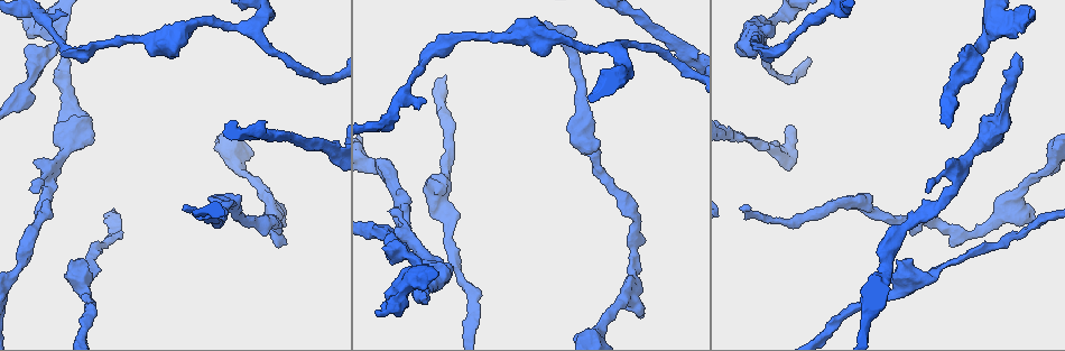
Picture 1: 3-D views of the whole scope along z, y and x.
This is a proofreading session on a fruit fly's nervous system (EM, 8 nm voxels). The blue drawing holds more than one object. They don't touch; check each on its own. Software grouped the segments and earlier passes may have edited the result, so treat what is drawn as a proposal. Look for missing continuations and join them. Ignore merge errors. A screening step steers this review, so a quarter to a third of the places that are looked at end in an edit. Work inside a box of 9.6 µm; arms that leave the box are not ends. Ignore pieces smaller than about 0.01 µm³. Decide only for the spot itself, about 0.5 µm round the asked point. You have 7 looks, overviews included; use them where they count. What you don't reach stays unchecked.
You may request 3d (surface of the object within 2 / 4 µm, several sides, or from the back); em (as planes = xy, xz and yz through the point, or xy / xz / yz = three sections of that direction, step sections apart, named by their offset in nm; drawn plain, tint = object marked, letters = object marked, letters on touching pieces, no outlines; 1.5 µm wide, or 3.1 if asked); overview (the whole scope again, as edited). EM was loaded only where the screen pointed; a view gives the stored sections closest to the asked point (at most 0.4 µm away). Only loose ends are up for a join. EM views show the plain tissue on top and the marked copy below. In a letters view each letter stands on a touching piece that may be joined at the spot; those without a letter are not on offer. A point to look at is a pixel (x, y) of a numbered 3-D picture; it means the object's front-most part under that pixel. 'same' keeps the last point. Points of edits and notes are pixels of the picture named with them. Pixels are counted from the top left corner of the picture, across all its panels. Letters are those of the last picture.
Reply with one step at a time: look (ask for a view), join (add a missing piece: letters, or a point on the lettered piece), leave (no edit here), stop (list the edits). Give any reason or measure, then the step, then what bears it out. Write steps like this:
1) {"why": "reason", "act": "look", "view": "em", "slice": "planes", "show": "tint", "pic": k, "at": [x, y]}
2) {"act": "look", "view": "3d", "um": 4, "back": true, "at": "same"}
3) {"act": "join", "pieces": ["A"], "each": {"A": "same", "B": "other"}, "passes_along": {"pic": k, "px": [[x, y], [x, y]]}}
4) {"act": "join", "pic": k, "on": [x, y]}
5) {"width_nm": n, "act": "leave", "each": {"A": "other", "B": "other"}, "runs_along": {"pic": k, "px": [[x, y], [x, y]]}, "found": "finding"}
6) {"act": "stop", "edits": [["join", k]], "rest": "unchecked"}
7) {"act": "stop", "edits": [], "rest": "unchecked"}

{"act": "look", "view": "em", "slice": "planes", "show": "letters", "pic": 1, "at": [1031, 10]}

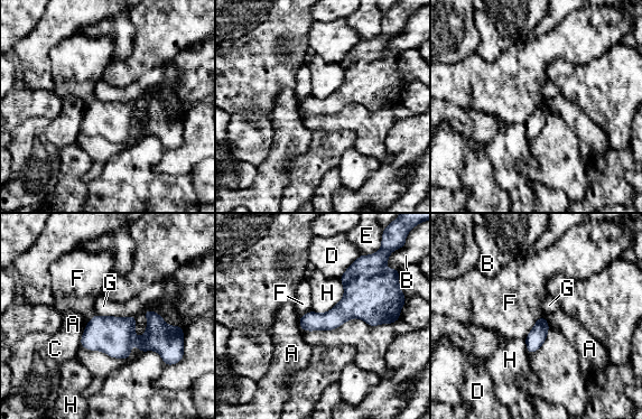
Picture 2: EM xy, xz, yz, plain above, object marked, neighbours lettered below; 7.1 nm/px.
{"longest_contact_nm": ["H", 320], "act": "leave", "each": {"A": "other", "B": "other", "C": "other", "D": "other", "E": "other", "F": "other", "G": "other", "H": "other"}, "border": {"pic": 2, "px": [[96, 314], [122, 317], [135, 315]]}, "found": "none of them fits"}

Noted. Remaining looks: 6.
{"why": "thick end", "act": "look", "view": "3d", "um": 2, "pic": 1, "at": [642, 312]}

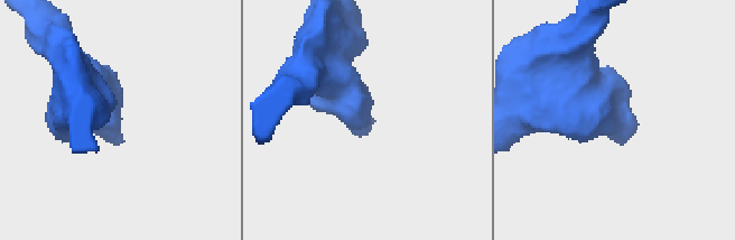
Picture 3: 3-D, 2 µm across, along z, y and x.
{"act": "look", "view": "em", "slice": "planes", "show": "letters", "pic": 3, "at": [625, 141]}

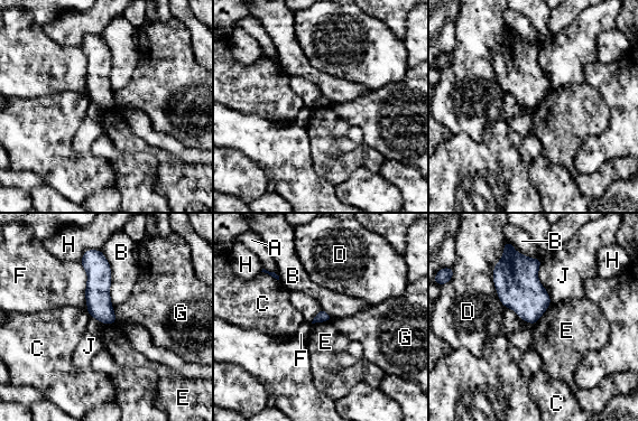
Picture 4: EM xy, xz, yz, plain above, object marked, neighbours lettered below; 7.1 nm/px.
{"longest_contact_nm": ["D", 420], "act": "leave", "each": {"A": "other", "B": "other", "C": "other", "D": "other", "E": "other", "F": "other", "G": "other", "H": "other", "J": "other"}, "runs_along": {"pic": 4, "px": [[93, 254], [99, 306], [112, 320]]}, "found": "no lettered piece goes on from it"}

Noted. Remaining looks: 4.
{"act": "stop", "edits": [], "rest": "unchecked"}

